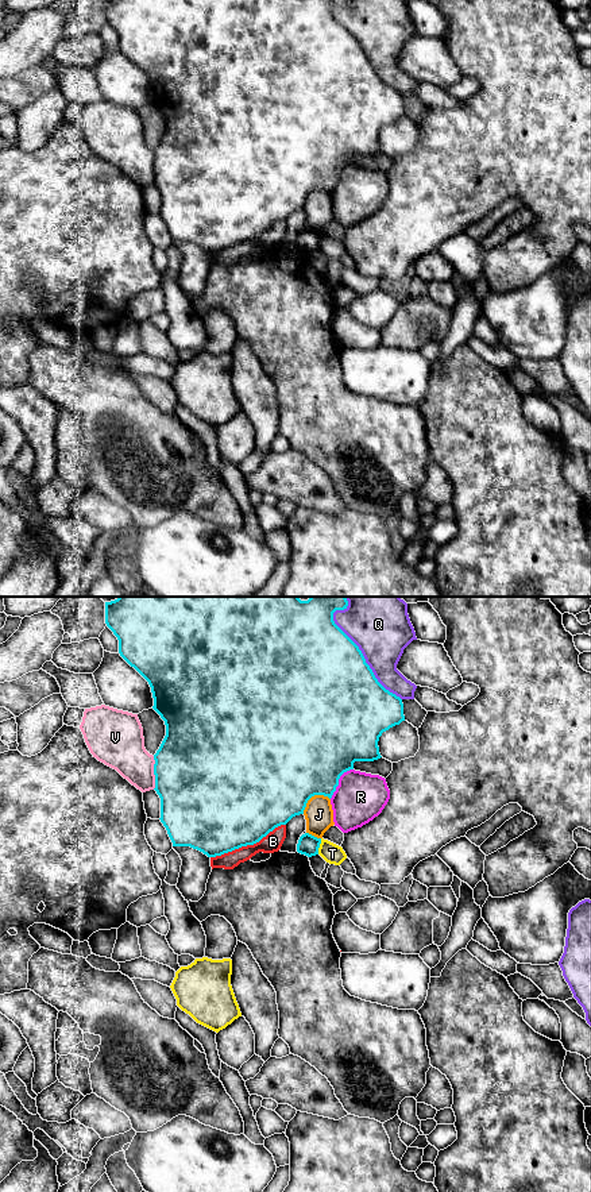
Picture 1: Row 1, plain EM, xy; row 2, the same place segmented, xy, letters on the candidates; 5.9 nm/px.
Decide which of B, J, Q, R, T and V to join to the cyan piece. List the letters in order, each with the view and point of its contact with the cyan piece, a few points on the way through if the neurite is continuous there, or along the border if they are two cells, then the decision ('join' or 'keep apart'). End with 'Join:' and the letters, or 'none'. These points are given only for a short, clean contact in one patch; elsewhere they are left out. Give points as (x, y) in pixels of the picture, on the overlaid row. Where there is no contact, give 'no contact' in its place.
B: contact xy (247, 844); keep apart
J: contact xy (312, 795); keep apart
Q: contact xy (358, 648); keep apart
R: contact xy (338, 782); keep apart
T: contact xy (319, 847); keep apart
V: contact xy (154, 772); keep apart
Join: none

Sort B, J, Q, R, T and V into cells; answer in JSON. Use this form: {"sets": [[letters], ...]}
{"sets": [["B"], ["J"], ["Q"], ["R"], ["T"], ["V"]]}

